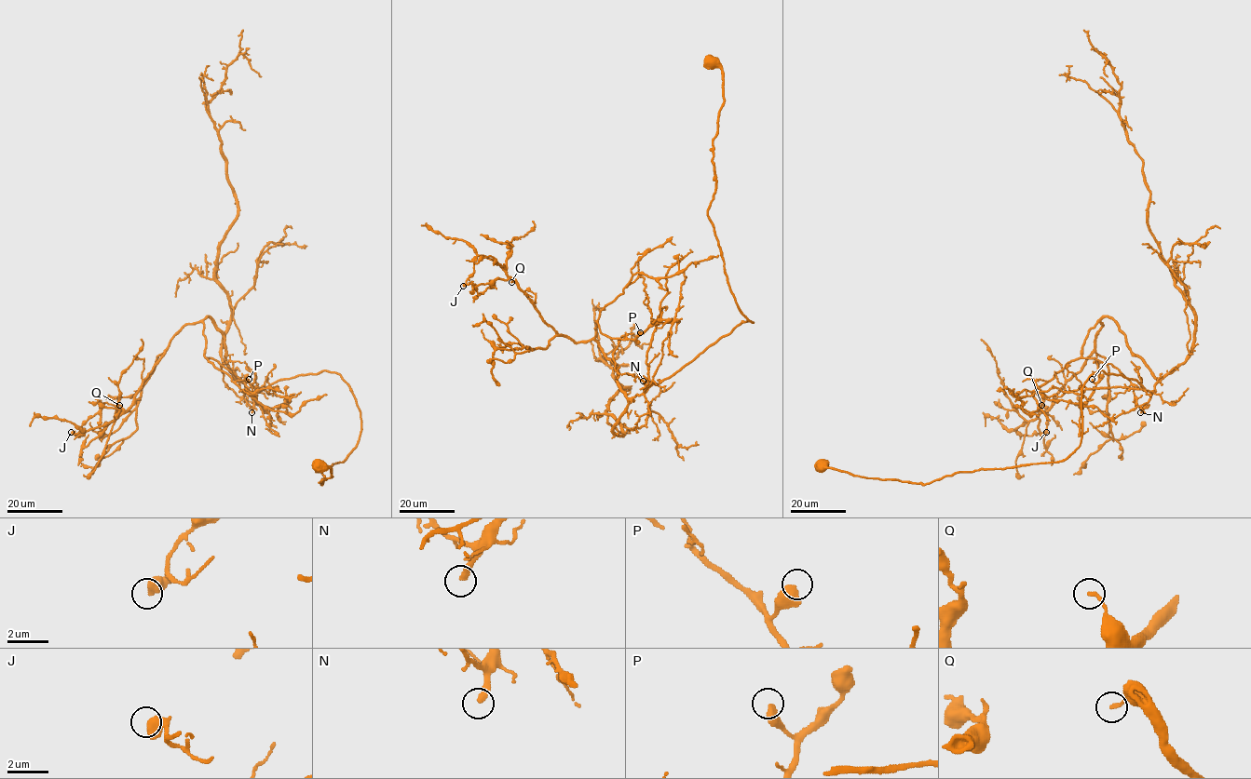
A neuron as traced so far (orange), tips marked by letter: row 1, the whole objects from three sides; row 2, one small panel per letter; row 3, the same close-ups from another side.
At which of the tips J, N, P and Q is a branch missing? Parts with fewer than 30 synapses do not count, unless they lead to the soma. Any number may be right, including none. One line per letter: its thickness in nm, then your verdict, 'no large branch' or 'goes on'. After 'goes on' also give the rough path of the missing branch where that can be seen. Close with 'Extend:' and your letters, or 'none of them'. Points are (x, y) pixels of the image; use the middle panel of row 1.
J: calibre 440 nm; no large branch
N: calibre 300 nm; goes on; course (643, 381), (642, 371), (634, 368), (634, 353), (639, 344), (644, 315), (638, 279), (650, 259), (647, 242)
P: calibre 500 nm; no large branch
Q: calibre 160 nm; no large branch
Extend: N

